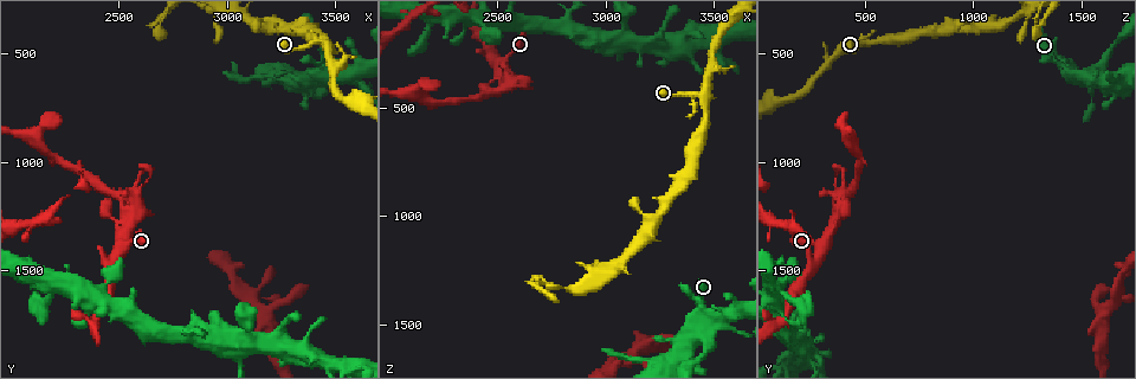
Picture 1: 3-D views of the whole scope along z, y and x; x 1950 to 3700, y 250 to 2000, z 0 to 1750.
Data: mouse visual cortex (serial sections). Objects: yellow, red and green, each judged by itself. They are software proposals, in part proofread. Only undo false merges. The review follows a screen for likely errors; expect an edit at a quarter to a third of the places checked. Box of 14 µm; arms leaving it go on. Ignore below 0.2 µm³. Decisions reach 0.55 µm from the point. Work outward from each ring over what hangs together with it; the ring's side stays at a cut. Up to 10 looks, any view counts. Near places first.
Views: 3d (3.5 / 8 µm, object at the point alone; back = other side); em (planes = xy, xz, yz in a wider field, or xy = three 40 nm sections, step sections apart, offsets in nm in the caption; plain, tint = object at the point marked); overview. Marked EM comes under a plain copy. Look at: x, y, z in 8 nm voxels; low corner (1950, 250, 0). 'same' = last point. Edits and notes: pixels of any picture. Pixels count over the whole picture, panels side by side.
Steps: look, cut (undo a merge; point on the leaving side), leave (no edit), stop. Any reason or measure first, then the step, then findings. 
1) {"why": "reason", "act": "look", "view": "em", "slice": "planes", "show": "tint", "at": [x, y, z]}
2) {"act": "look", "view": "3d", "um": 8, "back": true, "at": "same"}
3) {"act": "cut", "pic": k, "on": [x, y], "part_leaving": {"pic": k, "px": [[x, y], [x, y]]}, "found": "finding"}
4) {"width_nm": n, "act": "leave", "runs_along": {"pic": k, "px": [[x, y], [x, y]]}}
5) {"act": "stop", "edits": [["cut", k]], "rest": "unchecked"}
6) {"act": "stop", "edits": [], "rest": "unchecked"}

{"why": "abrupt turn", "act": "look", "view": "3d", "um": 3.5, "at": [2550, 1160, 390]}

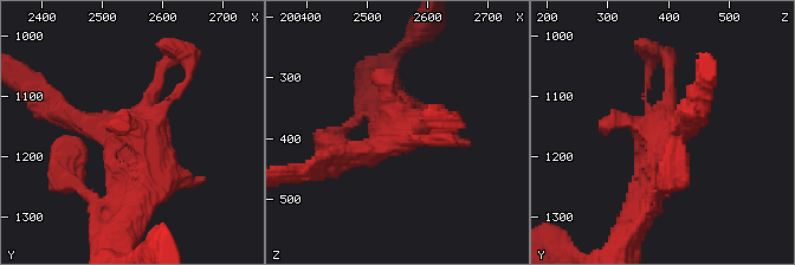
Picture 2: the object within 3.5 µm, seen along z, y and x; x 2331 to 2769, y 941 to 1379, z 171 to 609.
{"act": "look", "view": "em", "slice": "xy", "step": 5, "show": "tint", "at": [2560, 1150, 400]}

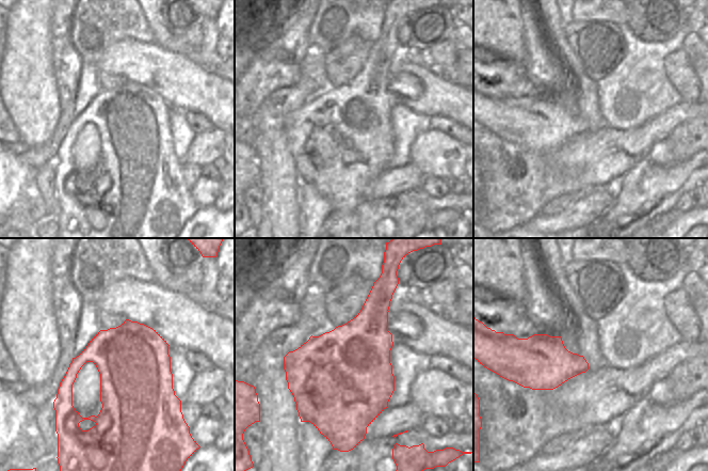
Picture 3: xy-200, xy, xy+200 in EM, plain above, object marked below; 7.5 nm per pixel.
{"act": "leave", "runs_along": {"pic": 2, "px": [[141, 196], [148, 135], [65, 121]]}, "found": "one cell here"}

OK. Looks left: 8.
{"why": "a fork", "act": "look", "view": "3d", "um": 3.5, "at": [3450, 430, 430]}

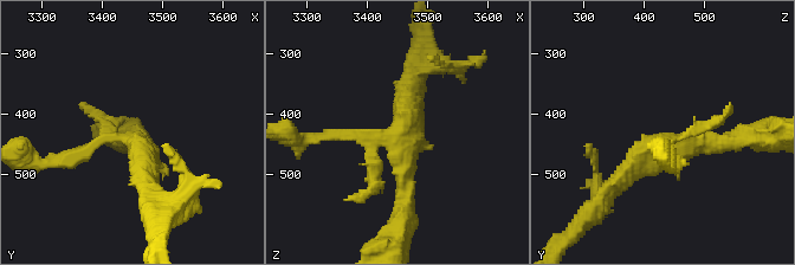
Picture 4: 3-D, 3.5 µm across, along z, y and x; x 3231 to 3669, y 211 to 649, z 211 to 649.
{"act": "look", "view": "em", "slice": "planes", "show": "tint", "at": [3455, 440, 435]}

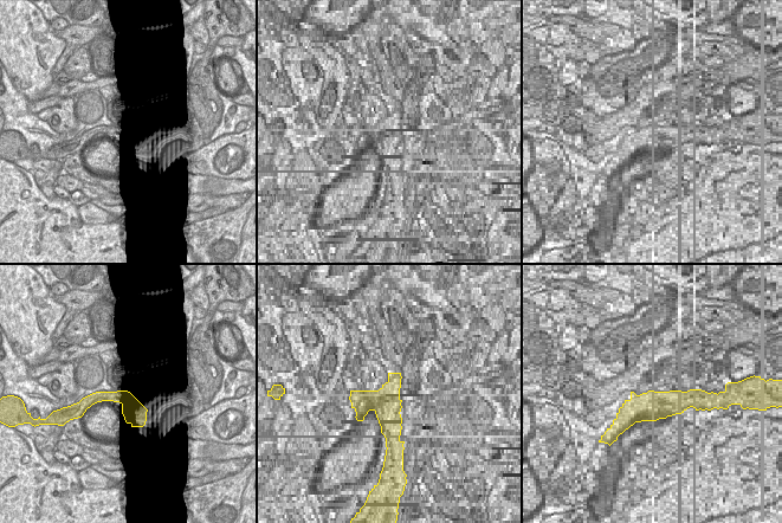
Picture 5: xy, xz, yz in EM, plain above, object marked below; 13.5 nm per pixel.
{"act": "leave", "found": "all the same cell"}

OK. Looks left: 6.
{"why": "two arms in line, one across", "act": "look", "view": "3d", "um": 3.5, "at": [3550, 610, 1510]}

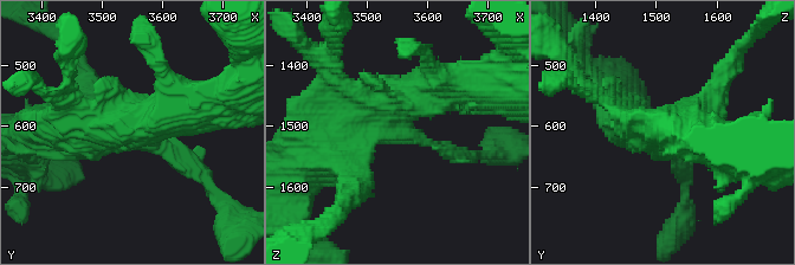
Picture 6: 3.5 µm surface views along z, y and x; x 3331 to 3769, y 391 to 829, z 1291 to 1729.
{"why": "need the tissue", "act": "look", "view": "em", "slice": "xy", "step": 2, "show": "tint", "at": "same"}

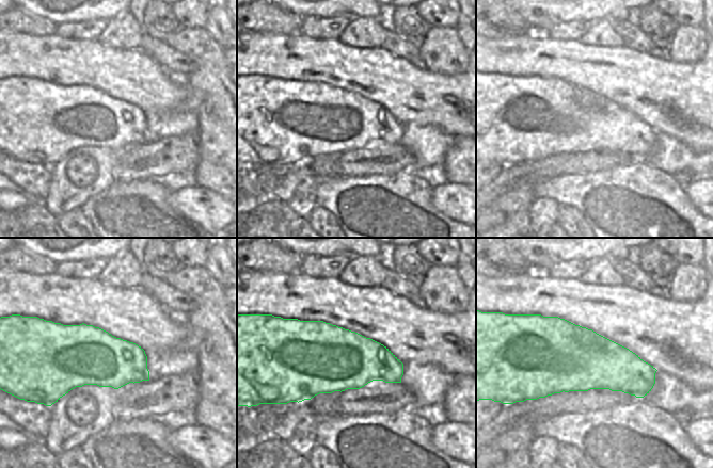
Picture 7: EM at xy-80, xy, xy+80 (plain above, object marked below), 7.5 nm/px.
{"width_nm": 500, "act": "leave", "runs_along": {"pic": 6, "px": [[338, 85], [396, 128], [461, 155]]}, "found": "all the same cell"}

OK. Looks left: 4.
{"why": "sudden change in width", "act": "look", "view": "3d", "um": 3.5, "at": [3160, 360, 1140]}

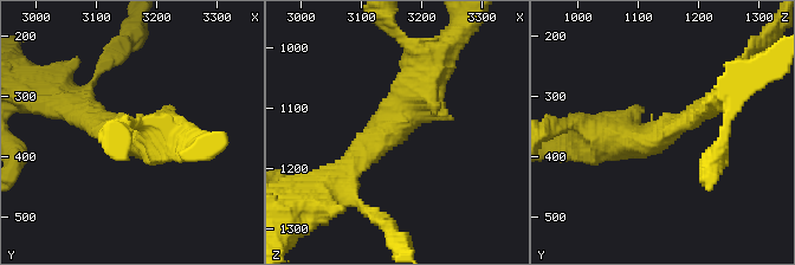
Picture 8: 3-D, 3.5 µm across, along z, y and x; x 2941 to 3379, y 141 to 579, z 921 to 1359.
{"act": "look", "view": "em", "slice": "planes", "show": "tint", "at": [3145, 370, 1135]}

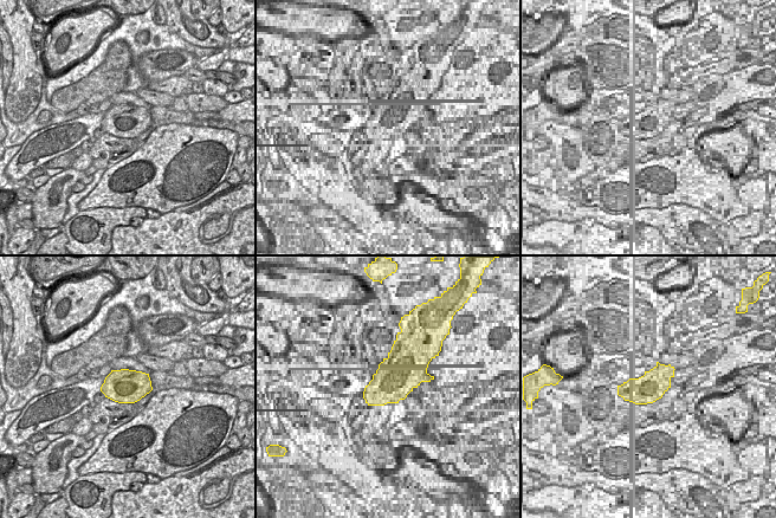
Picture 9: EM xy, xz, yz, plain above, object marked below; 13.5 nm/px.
{"width_nm": 460, "act": "leave", "runs_along": {"pic": 8, "px": [[430, 60], [404, 112], [331, 176]]}, "found": "one cell here"}

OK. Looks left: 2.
{"act": "stop", "edits": [], "rest": "unchecked"}

